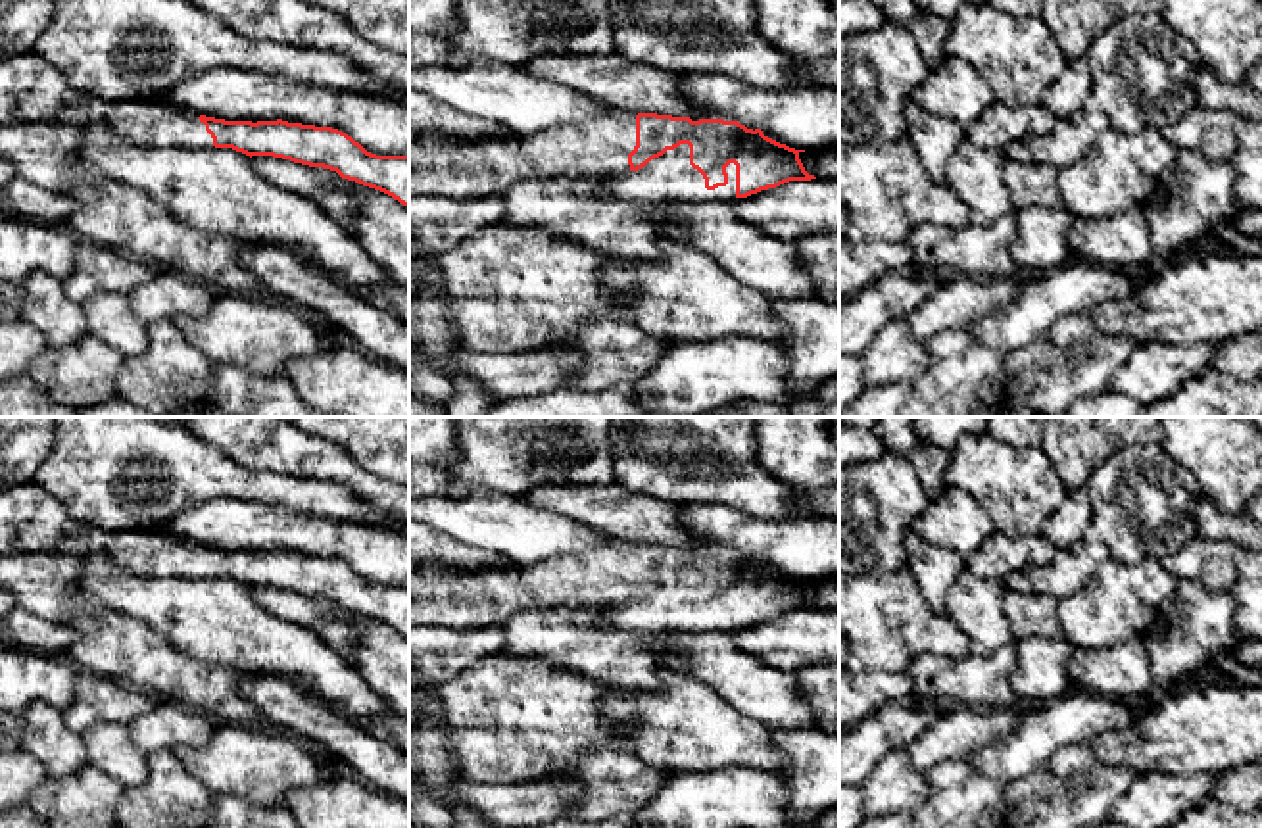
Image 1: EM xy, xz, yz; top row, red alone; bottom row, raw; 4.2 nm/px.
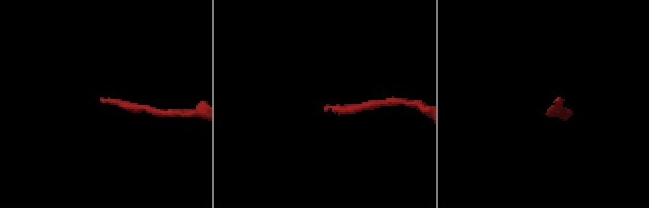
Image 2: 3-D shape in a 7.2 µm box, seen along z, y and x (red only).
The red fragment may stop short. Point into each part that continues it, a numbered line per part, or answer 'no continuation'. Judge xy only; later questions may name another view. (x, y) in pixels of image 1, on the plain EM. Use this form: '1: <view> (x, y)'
1: xy (31, 521)

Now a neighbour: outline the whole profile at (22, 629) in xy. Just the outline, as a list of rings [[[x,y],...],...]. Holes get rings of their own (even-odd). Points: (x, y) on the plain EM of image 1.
[[[19,605],[0,621],[2,645],[65,657],[67,647],[75,642],[77,632],[67,622],[46,621]]]

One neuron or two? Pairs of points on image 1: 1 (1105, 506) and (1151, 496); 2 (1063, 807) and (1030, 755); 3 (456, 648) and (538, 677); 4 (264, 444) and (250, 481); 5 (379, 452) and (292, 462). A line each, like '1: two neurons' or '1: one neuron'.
1: one neuron
2: two neurons
3: two neurons
4: two neurons
5: two neurons

